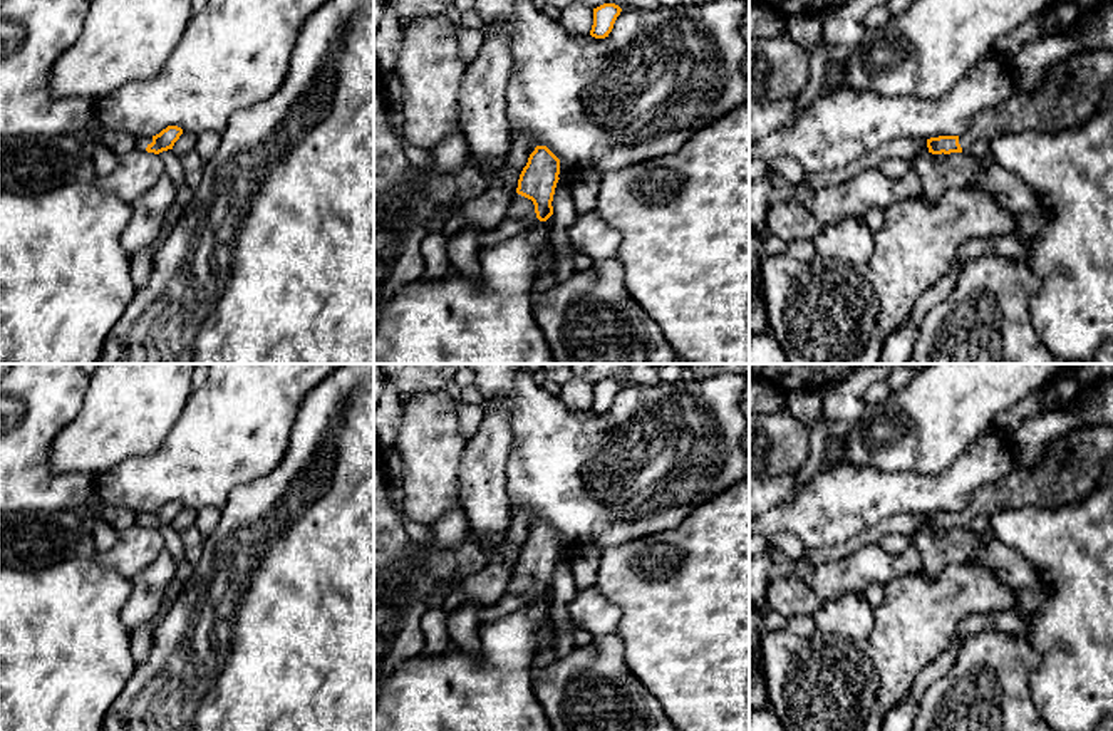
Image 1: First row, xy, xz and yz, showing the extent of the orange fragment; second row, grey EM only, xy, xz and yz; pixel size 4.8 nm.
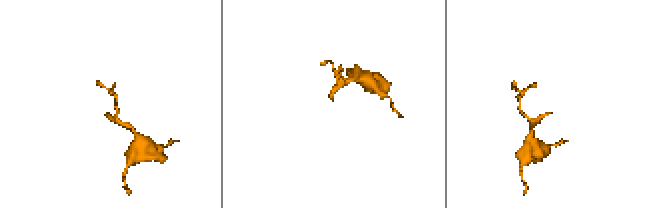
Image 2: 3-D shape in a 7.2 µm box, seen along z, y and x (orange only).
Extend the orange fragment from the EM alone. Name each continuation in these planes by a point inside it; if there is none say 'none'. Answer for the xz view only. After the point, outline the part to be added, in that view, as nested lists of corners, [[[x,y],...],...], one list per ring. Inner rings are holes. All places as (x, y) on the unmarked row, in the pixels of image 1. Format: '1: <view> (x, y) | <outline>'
1: xz (520, 584) | [[[515,568],[511,572],[511,578],[510,578],[510,583],[506,587],[506,594],[523,595],[526,599],[525,605],[531,605],[531,604],[540,600],[540,595],[536,594],[536,588],[535,588],[533,577],[518,570],[518,568]]]

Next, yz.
1: yz (1073, 466) | [[[1113,426],[1079,428],[1051,443],[1036,468],[1014,464],[1002,481],[976,490],[971,503],[959,511],[962,528],[1024,498],[1044,508],[1069,505],[1100,488],[1111,463]]]

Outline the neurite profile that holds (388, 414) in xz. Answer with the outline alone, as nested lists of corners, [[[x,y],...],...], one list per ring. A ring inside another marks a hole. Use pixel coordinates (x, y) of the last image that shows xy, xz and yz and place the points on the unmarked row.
[[[380,364],[380,371],[382,371],[382,376],[384,376],[384,387],[382,387],[382,396],[380,396],[380,401],[379,401],[379,406],[377,409],[374,411],[374,441],[377,443],[377,446],[380,449],[391,449],[396,446],[396,441],[397,441],[397,433],[399,433],[399,428],[401,428],[401,397],[399,394],[396,392],[396,389],[389,384],[389,381],[386,379],[386,374],[384,374],[384,369],[382,369],[382,364]]]

